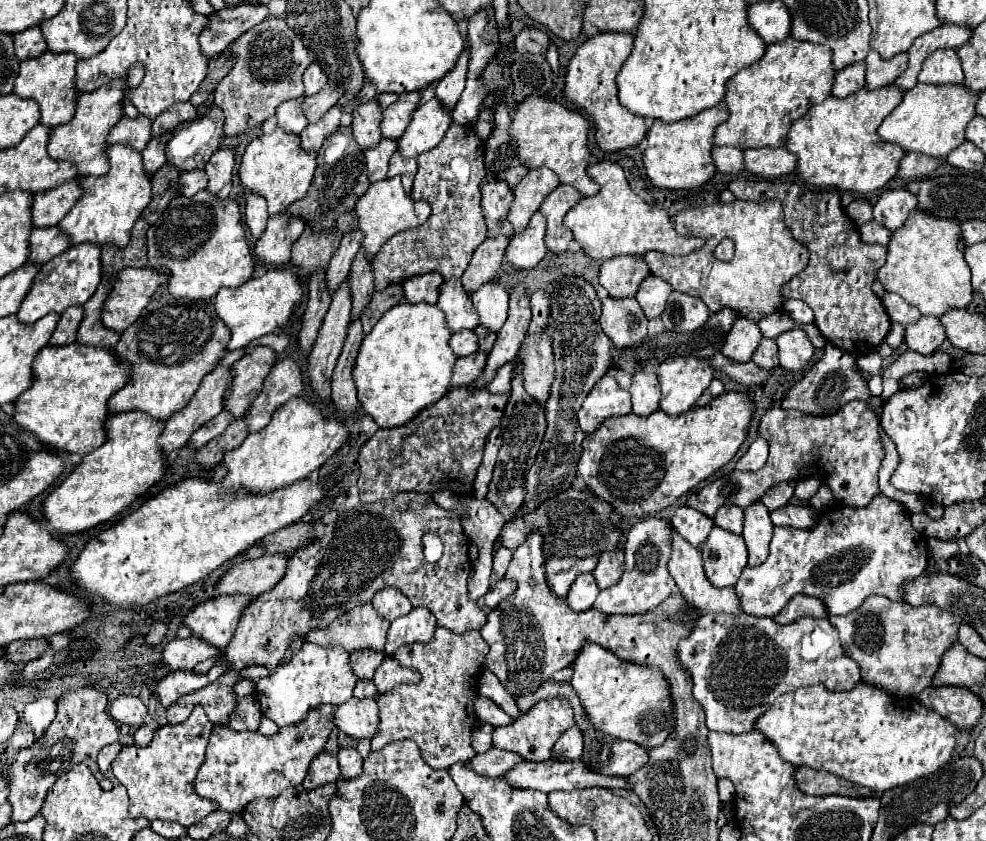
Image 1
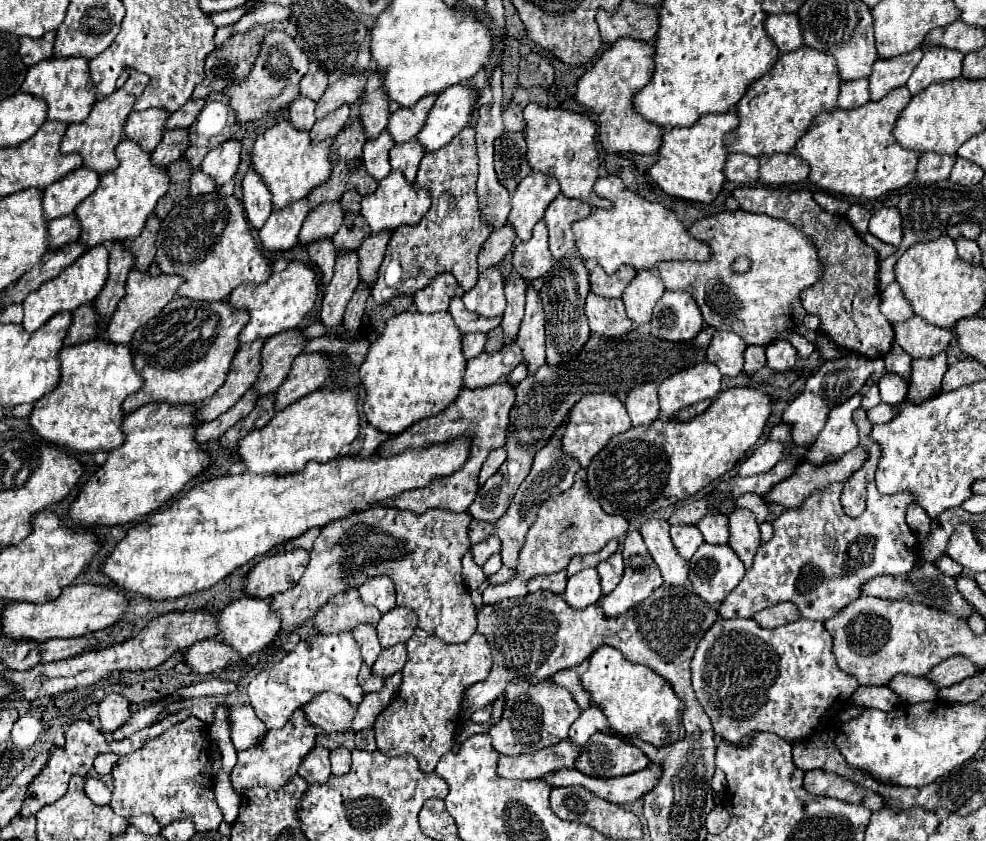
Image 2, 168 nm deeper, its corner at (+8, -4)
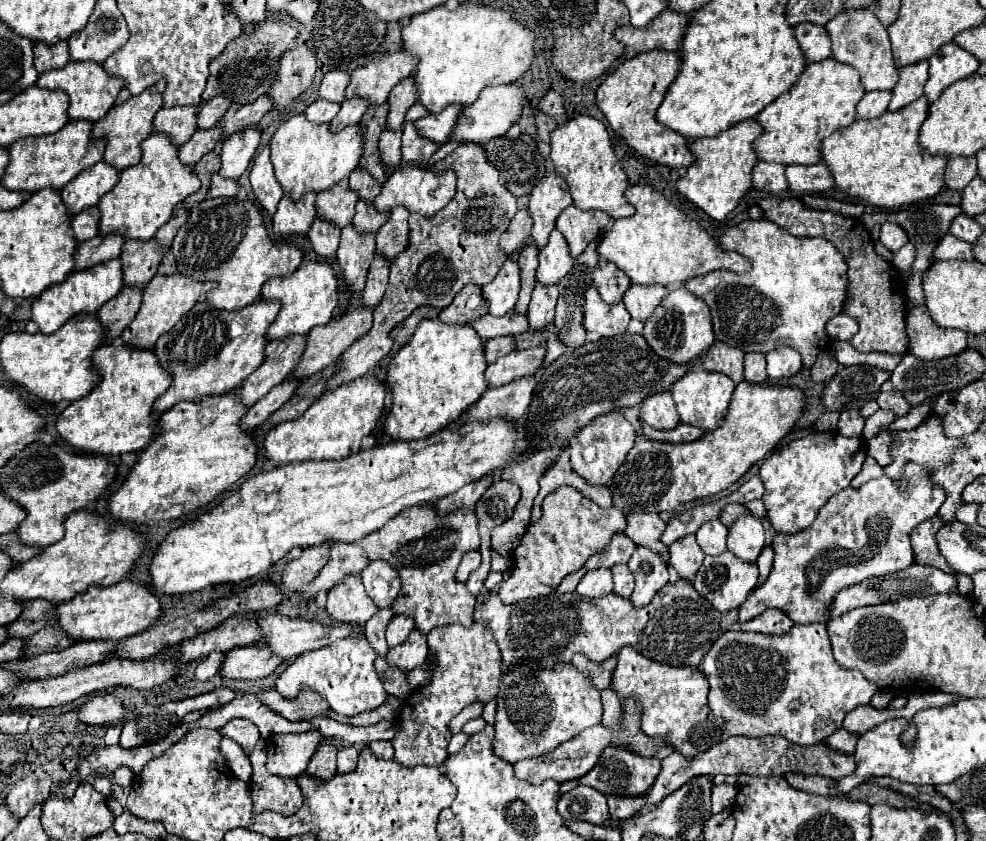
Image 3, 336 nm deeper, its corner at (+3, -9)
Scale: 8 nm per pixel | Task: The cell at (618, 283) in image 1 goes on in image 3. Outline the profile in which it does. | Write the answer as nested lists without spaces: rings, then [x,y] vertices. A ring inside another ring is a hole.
[[[602,261],[594,269],[592,279],[594,279],[594,287],[598,289],[600,297],[606,303],[618,303],[618,301],[622,301],[622,295],[632,285],[630,279],[628,279],[628,275],[622,273],[614,263],[608,263],[608,261]]]

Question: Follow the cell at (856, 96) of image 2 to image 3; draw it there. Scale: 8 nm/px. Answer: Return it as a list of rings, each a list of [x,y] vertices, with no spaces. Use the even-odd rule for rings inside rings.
[[[870,91],[858,103],[858,119],[874,119],[888,111],[890,93],[888,91]]]

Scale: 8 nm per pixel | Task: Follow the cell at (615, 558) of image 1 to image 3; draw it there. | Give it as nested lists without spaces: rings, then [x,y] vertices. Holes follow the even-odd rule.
[[[614,565],[612,575],[614,575],[614,593],[628,599],[634,591],[634,575],[630,573],[628,565]]]

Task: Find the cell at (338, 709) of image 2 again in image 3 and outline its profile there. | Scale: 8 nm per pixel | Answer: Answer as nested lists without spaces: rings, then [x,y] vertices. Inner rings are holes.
[[[276,687],[262,689],[260,693],[256,693],[256,697],[260,699],[262,705],[266,705],[268,709],[272,709],[274,713],[282,715],[288,721],[302,721],[314,715],[326,715],[326,711],[330,711],[328,703],[316,691],[310,691],[310,687],[302,687],[298,699],[292,701],[286,699],[284,695],[278,695]]]

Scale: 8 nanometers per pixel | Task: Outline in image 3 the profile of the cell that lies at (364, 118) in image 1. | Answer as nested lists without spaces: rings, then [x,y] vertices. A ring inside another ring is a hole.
[[[414,77],[402,79],[390,93],[388,105],[390,105],[390,115],[388,115],[388,129],[400,129],[406,117],[406,111],[418,103],[418,93],[414,91]]]

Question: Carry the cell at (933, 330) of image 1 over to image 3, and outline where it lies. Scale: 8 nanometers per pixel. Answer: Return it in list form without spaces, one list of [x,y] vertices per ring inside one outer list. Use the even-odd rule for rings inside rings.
[[[924,305],[914,307],[906,317],[906,329],[910,337],[908,351],[924,361],[936,361],[950,355],[958,355],[966,349],[968,333],[960,329],[938,327]]]

